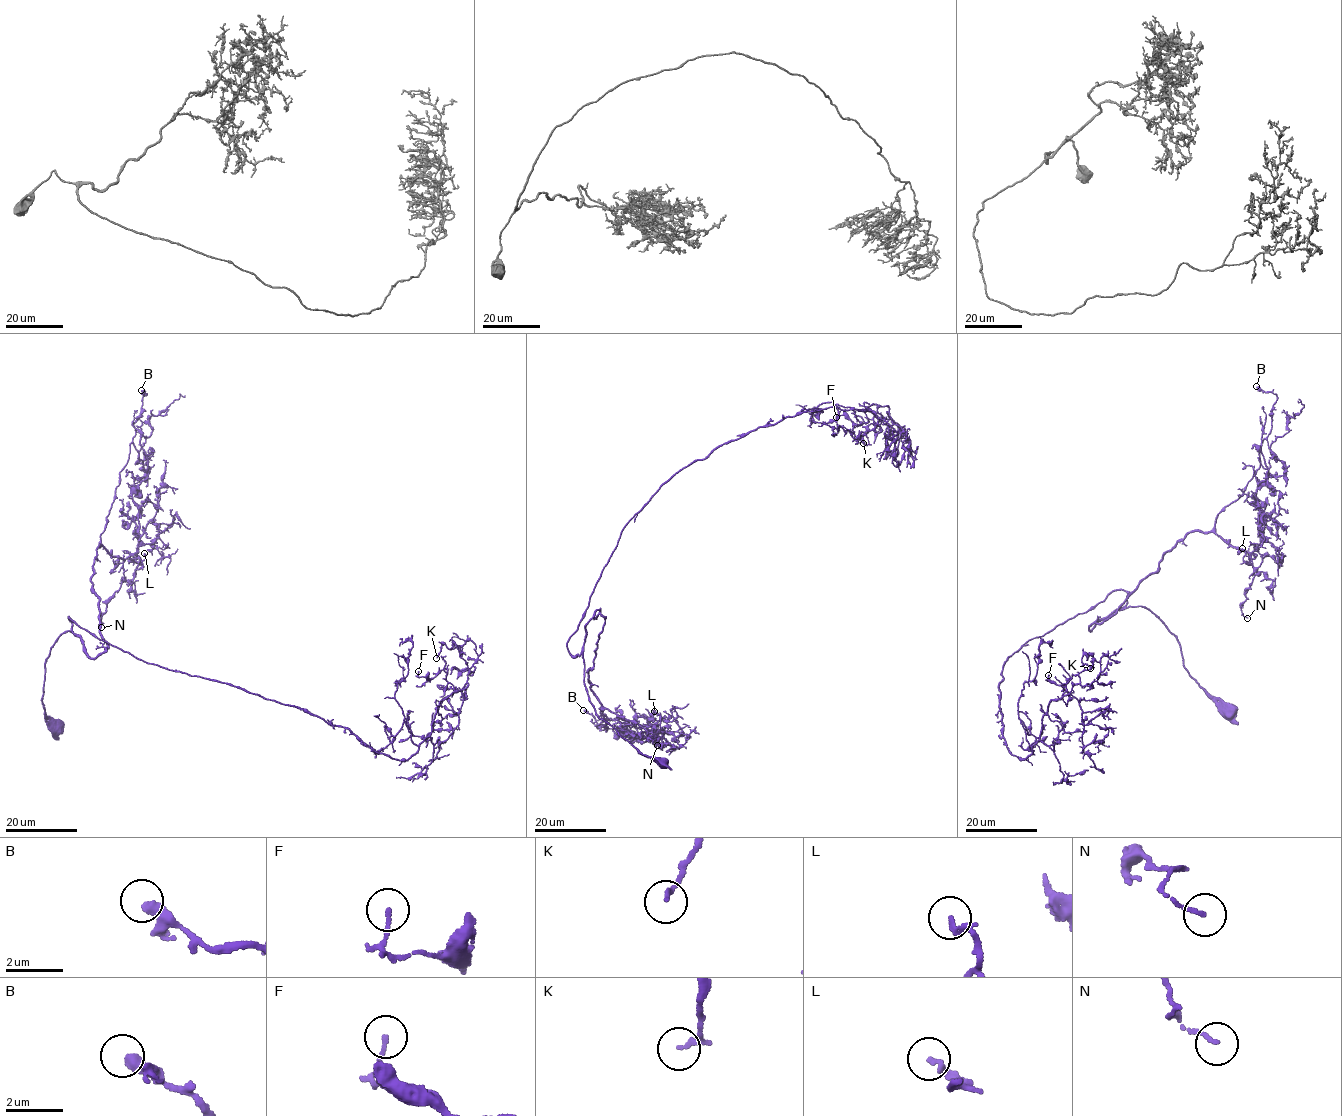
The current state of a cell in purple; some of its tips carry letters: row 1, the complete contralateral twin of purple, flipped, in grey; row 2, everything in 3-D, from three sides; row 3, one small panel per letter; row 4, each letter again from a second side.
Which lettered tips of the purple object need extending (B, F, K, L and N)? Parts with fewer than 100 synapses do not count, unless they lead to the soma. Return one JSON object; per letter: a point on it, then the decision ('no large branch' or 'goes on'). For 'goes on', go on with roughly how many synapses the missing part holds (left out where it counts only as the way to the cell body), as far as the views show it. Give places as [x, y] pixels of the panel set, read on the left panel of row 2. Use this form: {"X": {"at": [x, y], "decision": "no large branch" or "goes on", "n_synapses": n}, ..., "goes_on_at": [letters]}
{"B": {"at": [141, 390], "decision": "no large branch"}, "F": {"at": [418, 671], "decision": "no large branch"}, "K": {"at": [436, 658], "decision": "no large branch"}, "L": {"at": [144, 553], "decision": "no large branch"}, "N": {"at": [101, 627], "decision": "no large branch"}, "goes_on_at": []}

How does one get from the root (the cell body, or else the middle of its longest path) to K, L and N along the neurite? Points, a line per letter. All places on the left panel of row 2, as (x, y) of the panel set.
K: (57, 727), (44, 664), (69, 616), (400, 760), (468, 683), (455, 642), (436, 658)
L: (57, 727), (41, 700), (53, 645), (68, 631), (91, 658), (107, 646), (97, 546), (135, 572), (144, 553)
N: (57, 727), (53, 645), (107, 646), (102, 545), (124, 577), (101, 627)

